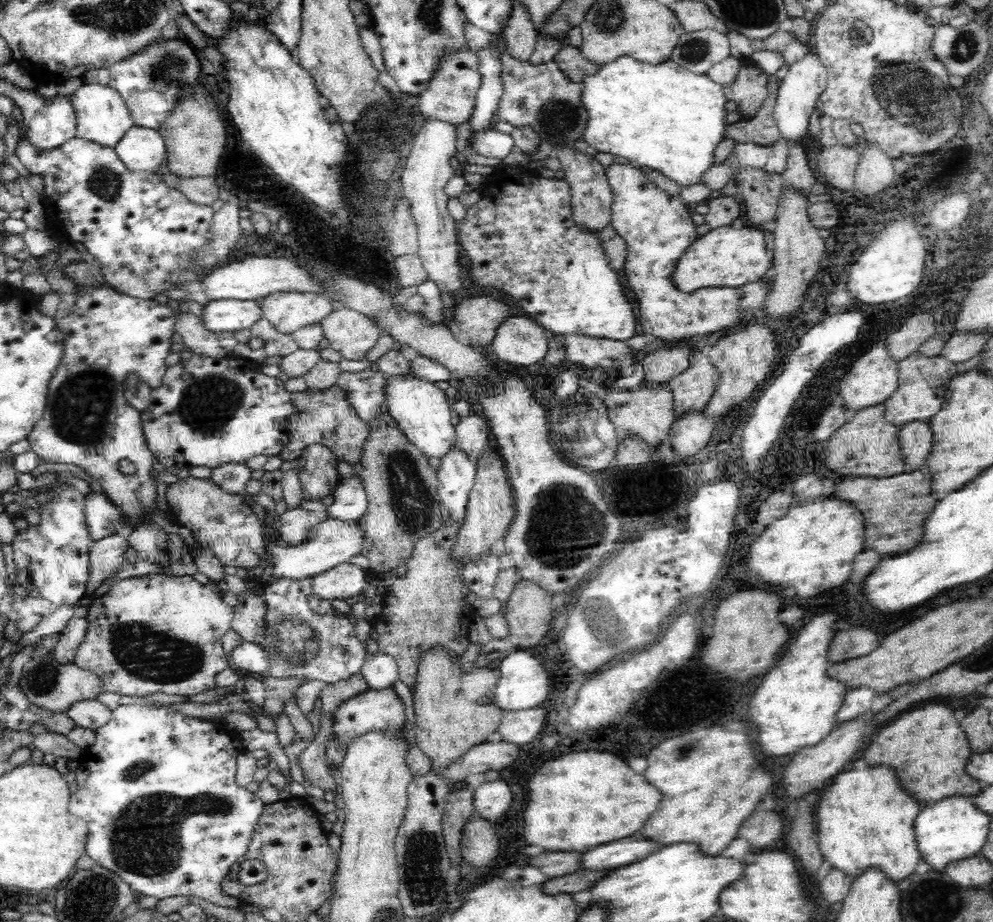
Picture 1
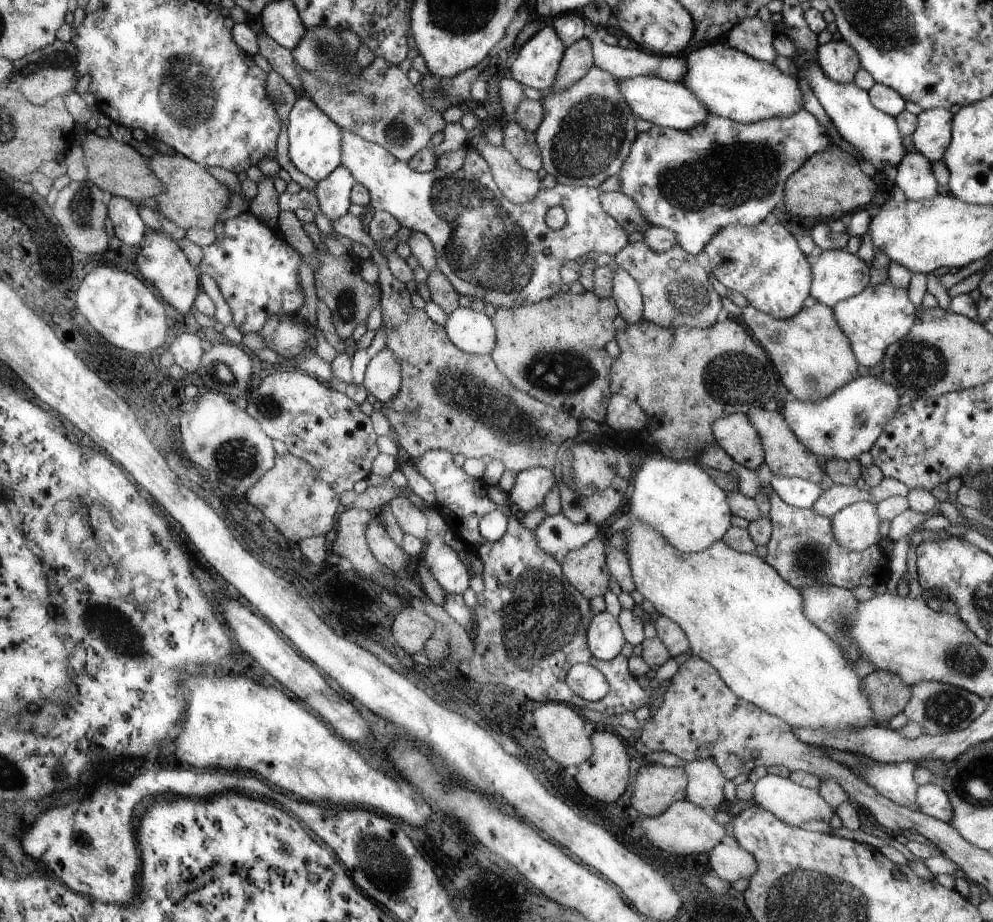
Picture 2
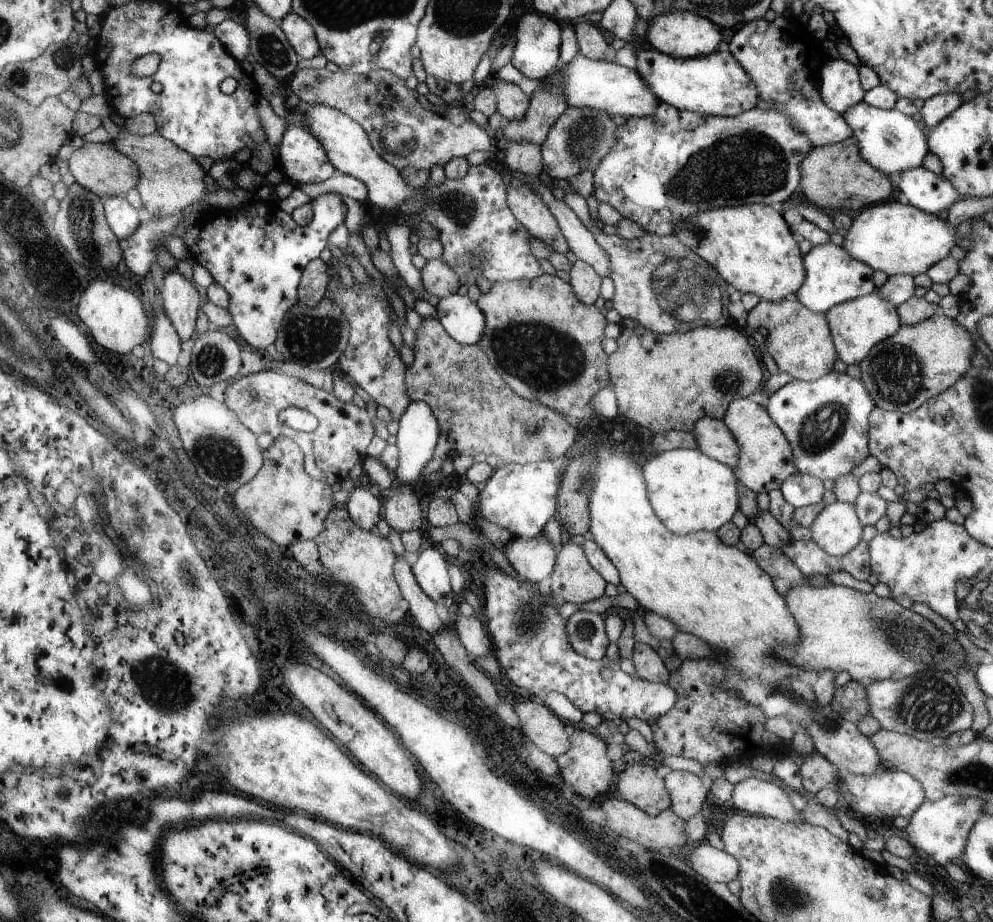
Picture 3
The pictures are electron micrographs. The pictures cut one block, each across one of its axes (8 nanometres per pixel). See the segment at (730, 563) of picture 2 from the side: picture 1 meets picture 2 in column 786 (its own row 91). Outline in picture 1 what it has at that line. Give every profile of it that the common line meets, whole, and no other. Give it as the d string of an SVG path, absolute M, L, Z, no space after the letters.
M624 54L619 55L616 59L611 59L610 62L598 64L598 68L599 70L596 71L594 75L587 75L587 78L584 78L582 82L583 92L580 102L583 104L584 110L587 110L588 115L586 127L583 128L582 139L594 147L597 153L602 152L618 157L620 156L627 158L631 164L635 164L638 167L646 166L646 168L658 170L658 172L661 172L664 176L668 176L670 180L674 180L678 186L684 187L698 184L698 182L702 180L702 174L715 164L714 156L716 146L724 139L726 126L729 125L726 123L727 112L725 108L729 100L726 99L723 87L713 82L707 75L693 74L690 70L687 70L686 67L674 62L672 59L651 65Z

